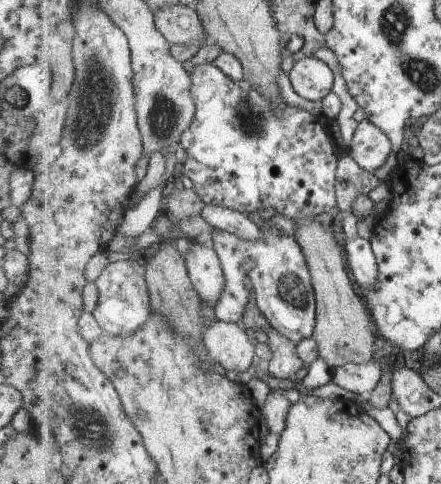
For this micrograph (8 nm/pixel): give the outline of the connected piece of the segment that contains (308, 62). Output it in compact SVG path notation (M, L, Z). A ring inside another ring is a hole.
M306 57L297 62L287 76L295 93L303 99L315 102L323 100L331 92L335 80L333 70L315 57Z

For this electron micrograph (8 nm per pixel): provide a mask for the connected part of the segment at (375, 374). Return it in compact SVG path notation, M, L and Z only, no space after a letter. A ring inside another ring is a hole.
M377 362L351 363L333 370L333 382L354 394L366 397L383 378Z

